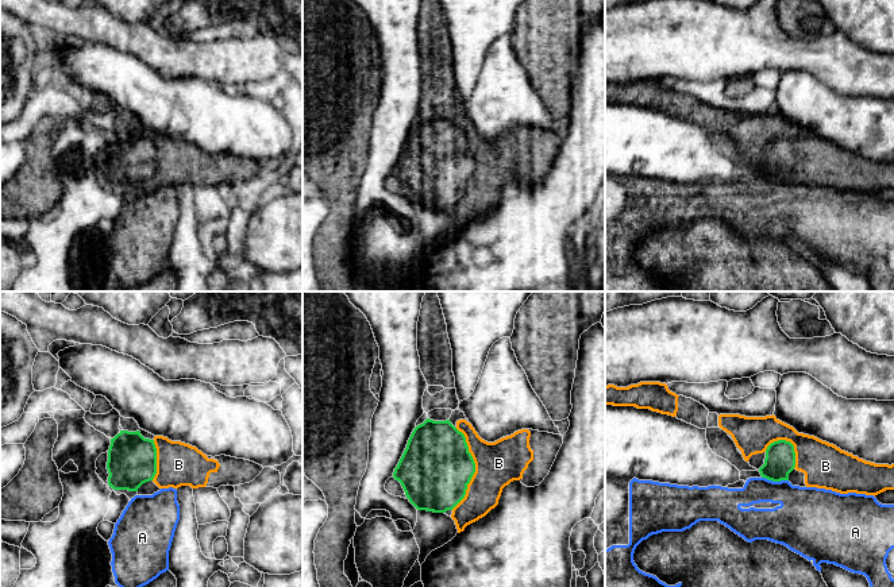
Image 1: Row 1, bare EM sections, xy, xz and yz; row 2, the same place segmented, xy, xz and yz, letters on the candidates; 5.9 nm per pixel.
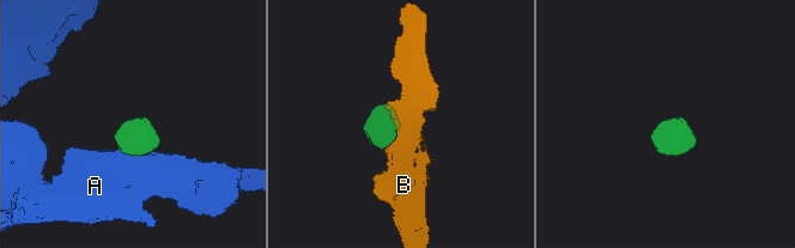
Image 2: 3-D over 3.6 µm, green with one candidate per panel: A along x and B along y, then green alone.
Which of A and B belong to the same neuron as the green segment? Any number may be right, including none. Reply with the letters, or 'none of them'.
B

